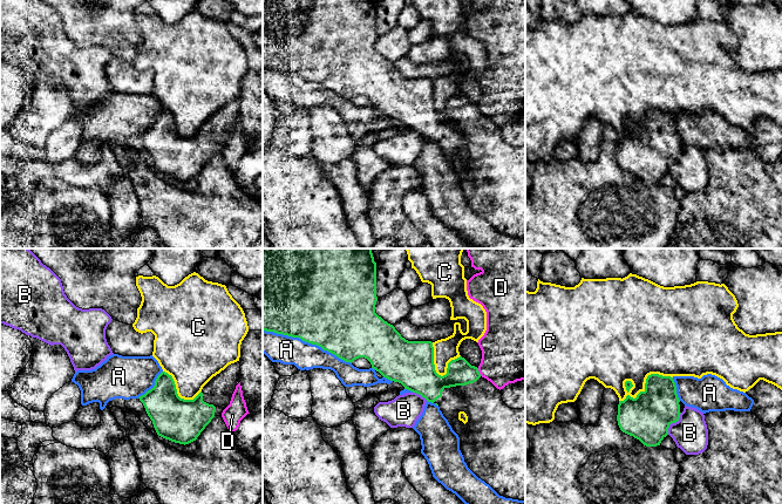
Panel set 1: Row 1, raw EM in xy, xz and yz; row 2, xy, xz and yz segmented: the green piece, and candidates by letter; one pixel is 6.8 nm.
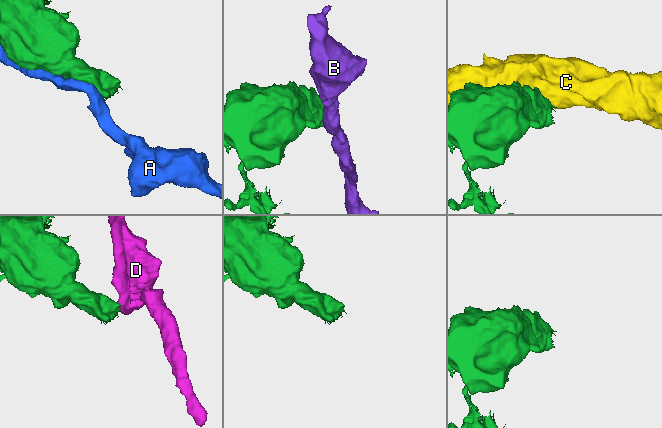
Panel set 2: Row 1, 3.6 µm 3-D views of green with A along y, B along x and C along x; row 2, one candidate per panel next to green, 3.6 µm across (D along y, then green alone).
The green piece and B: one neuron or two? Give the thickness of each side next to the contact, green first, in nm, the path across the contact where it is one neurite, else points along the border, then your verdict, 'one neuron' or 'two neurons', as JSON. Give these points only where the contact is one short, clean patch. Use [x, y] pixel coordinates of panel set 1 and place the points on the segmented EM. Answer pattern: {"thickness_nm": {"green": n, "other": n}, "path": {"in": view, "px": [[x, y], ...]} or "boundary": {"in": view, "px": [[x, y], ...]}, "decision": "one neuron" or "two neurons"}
{"thickness_nm": {"green": 320, "other": 240}, "boundary": {"in": "yz", "px": [[681, 413], [680, 417], [670, 426], [667, 434]]}, "decision": "two neurons"}

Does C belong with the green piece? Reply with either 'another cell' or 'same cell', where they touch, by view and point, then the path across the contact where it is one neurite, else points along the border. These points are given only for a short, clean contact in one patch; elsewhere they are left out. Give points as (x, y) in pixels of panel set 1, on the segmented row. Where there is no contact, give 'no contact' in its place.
another cell | yz (645, 383)

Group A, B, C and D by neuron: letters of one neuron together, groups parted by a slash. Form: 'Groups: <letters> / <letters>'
Groups: A / B / C / D

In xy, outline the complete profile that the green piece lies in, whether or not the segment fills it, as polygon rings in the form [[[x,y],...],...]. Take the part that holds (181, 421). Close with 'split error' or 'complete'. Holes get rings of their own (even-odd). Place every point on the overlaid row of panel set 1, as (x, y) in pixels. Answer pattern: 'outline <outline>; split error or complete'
outline [[[239,361],[231,363],[213,376],[193,400],[184,400],[178,396],[172,376],[162,372],[157,376],[155,386],[138,399],[152,421],[157,435],[185,445],[196,441],[215,416],[222,416],[223,410],[230,404],[236,386],[239,383],[239,373]]]; split error

